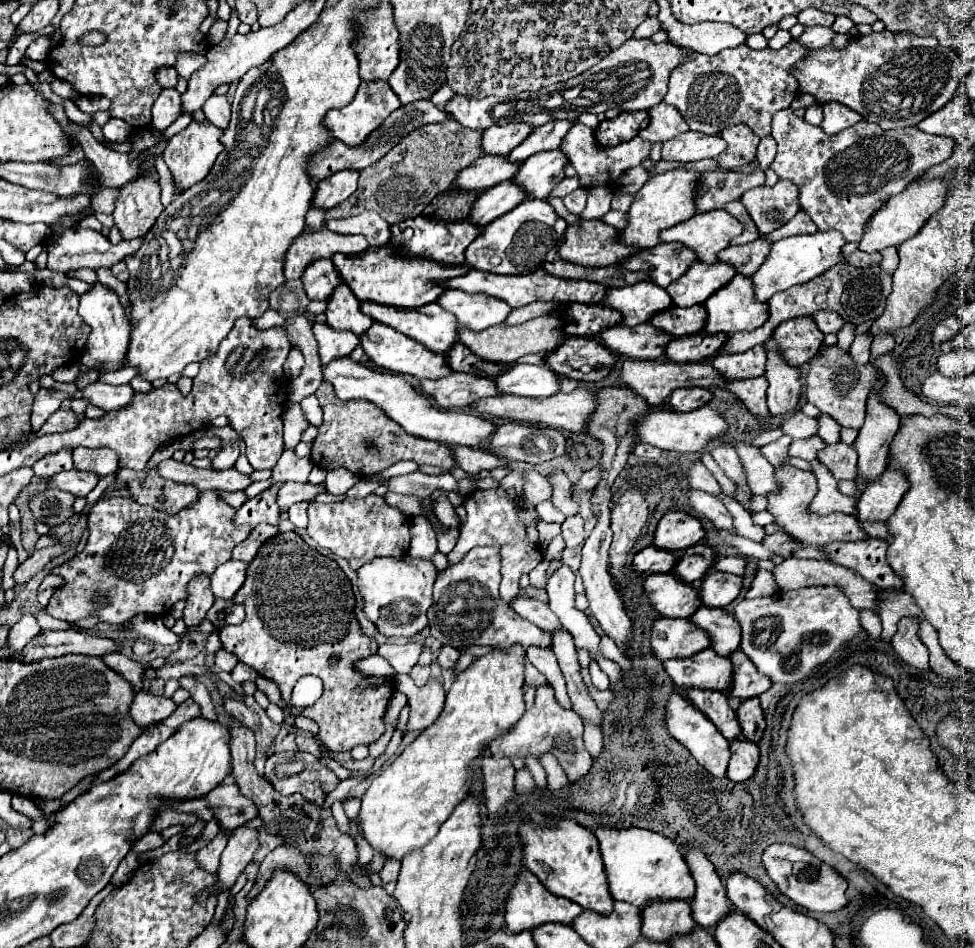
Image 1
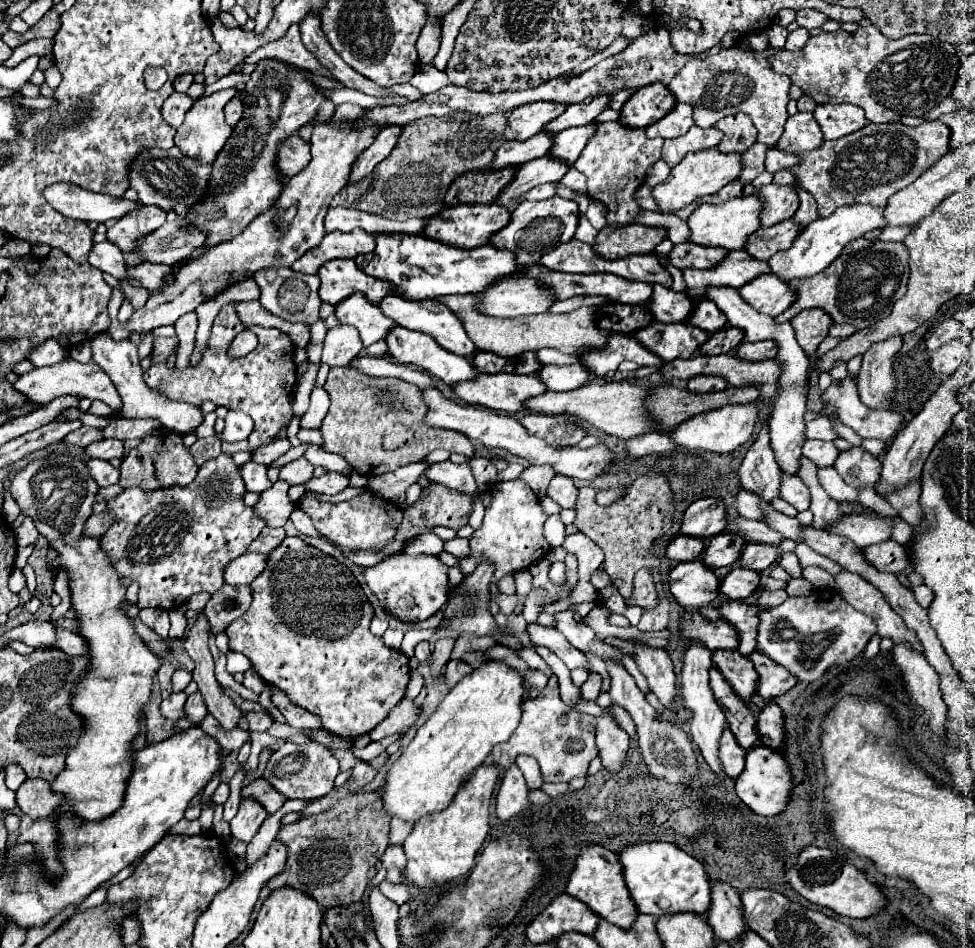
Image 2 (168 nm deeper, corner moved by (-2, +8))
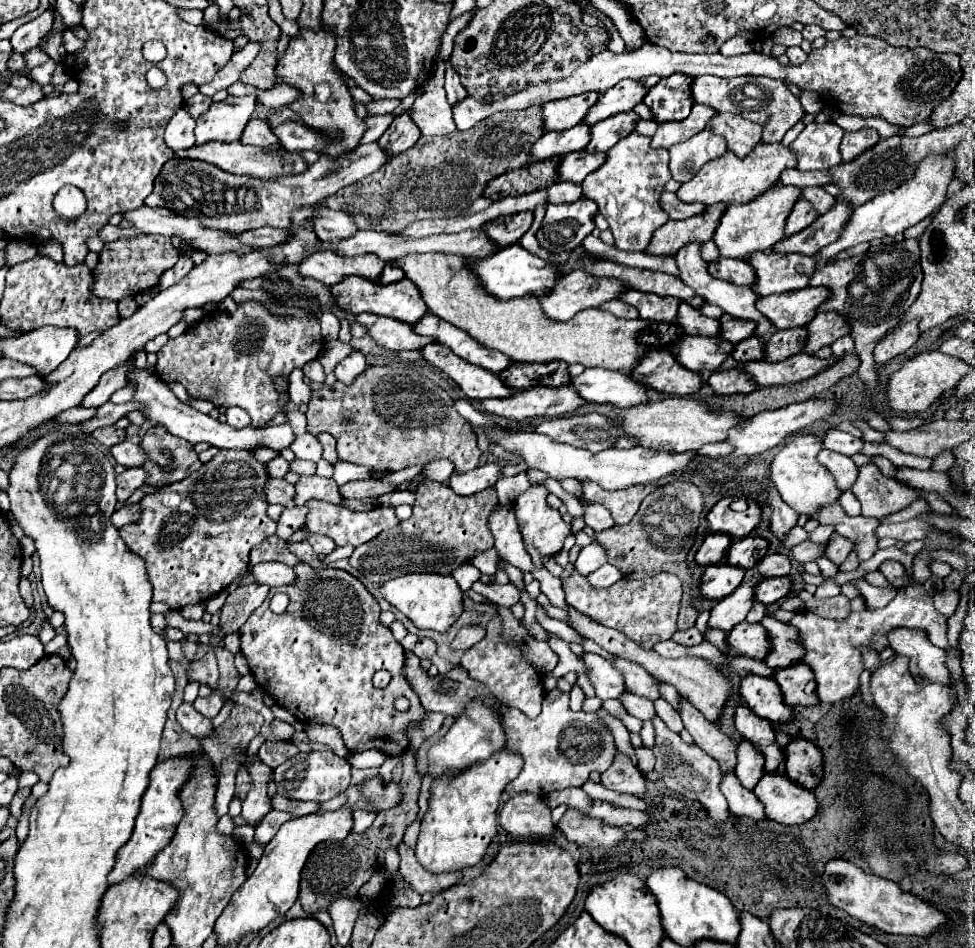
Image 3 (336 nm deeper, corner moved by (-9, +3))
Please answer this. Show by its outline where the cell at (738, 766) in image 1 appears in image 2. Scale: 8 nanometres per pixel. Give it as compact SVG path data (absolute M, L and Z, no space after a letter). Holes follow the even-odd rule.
M764 744L752 746L752 750L746 750L746 766L742 774L736 778L736 794L748 808L752 808L760 816L774 816L784 810L790 790L792 790L790 770L776 750Z

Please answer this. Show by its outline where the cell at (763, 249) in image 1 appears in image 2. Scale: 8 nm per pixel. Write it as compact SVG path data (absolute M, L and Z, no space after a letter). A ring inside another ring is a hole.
M792 220L780 222L770 228L758 228L754 234L748 236L746 252L752 254L752 258L768 260L774 252L790 248L790 244L798 236L798 232L800 232L800 226L794 224Z

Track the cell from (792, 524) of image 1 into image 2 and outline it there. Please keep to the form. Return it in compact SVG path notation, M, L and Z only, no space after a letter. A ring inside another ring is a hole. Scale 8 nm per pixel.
M846 514L828 524L828 532L850 538L858 548L870 546L874 542L882 542L890 538L890 522L874 520L860 514Z

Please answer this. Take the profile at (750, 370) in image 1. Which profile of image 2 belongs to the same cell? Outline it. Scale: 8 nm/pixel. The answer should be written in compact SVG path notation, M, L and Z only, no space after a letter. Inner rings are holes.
M742 342L738 348L736 348L736 356L740 360L752 360L752 362L758 362L758 360L770 360L776 356L776 344L774 342L756 342L756 344L746 344Z

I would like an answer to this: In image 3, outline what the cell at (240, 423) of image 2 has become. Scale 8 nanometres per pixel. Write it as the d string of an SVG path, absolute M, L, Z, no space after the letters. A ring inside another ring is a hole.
M229 407L225 415L227 415L227 425L231 425L235 429L243 429L243 427L251 425L251 417L247 415L247 411L243 411L239 407Z

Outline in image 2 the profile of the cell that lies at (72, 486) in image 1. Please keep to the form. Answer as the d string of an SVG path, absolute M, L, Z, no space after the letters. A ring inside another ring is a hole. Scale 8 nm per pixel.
M88 460L86 466L88 466L88 472L92 474L92 480L94 480L98 486L118 484L120 472L118 472L110 462L106 462L106 460Z

